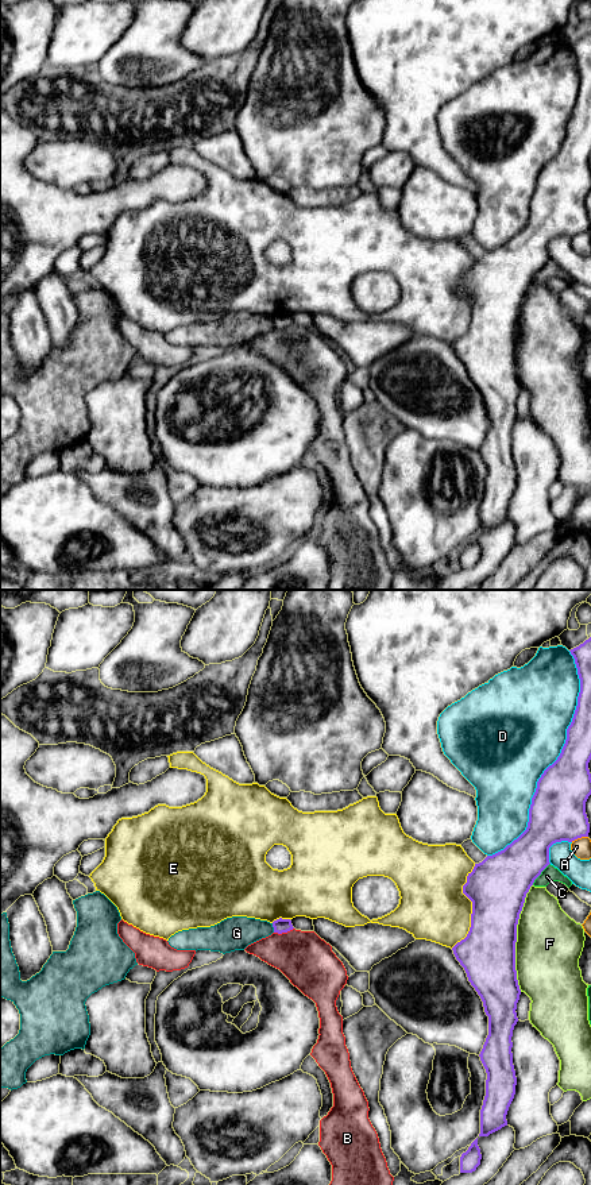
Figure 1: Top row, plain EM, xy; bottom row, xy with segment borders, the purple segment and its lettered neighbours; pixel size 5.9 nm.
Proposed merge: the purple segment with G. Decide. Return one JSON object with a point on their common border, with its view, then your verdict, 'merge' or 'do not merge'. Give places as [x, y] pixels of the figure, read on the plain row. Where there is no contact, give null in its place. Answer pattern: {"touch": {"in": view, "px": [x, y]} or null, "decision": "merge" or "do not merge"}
{"touch": {"in": "xy", "px": [273, 321]}, "decision": "do not merge"}

